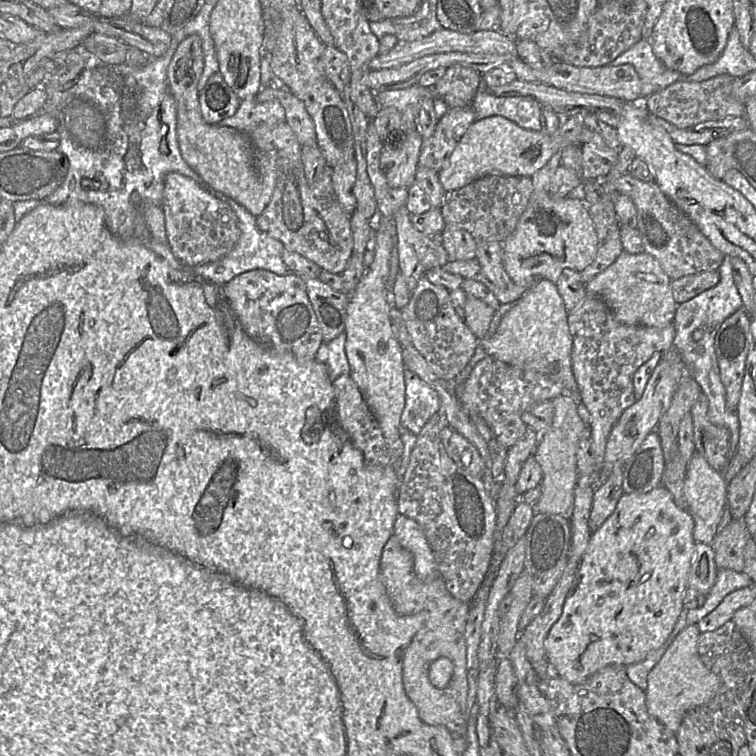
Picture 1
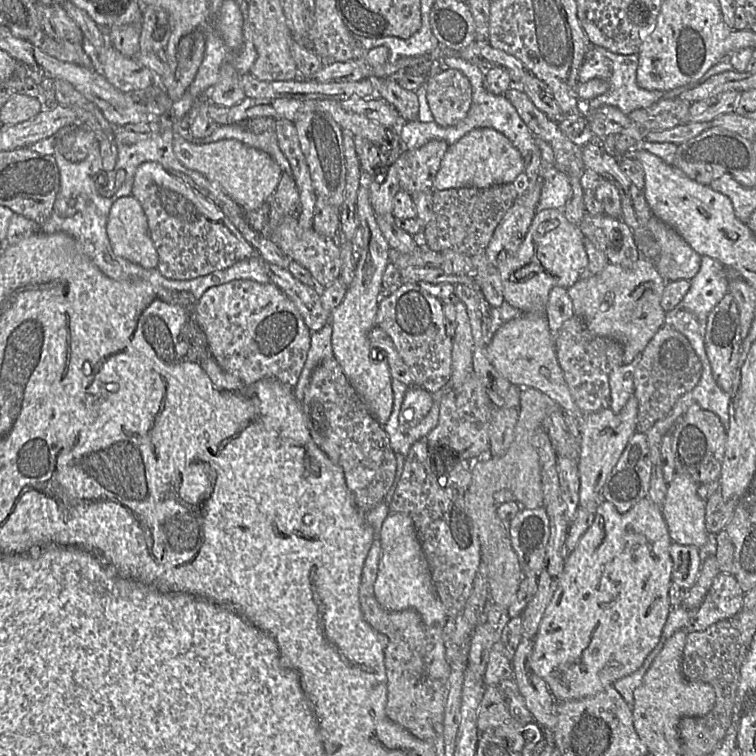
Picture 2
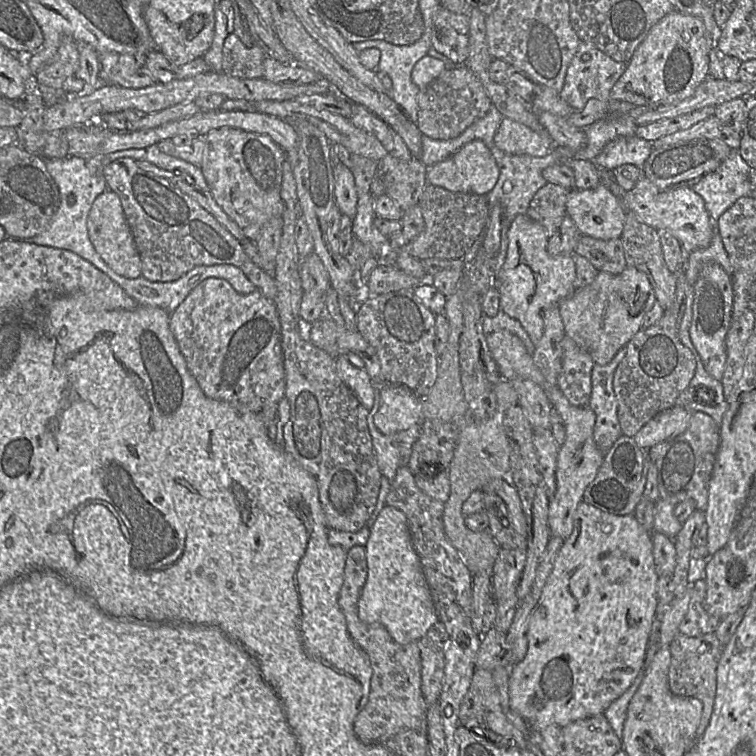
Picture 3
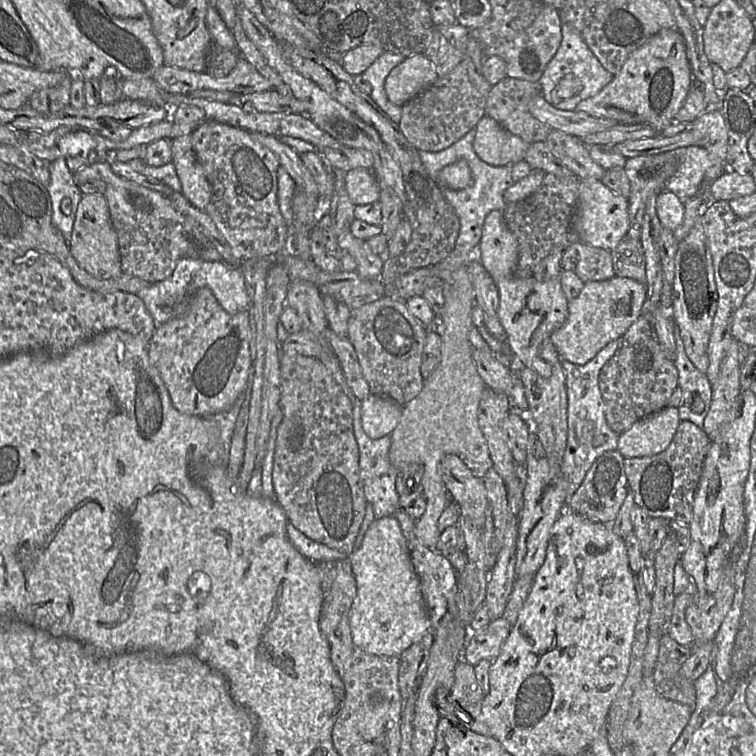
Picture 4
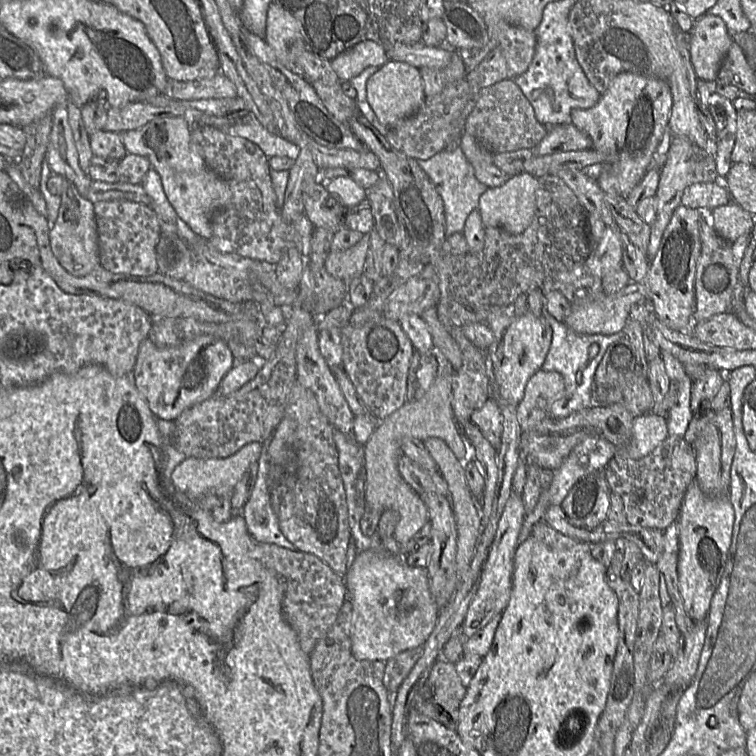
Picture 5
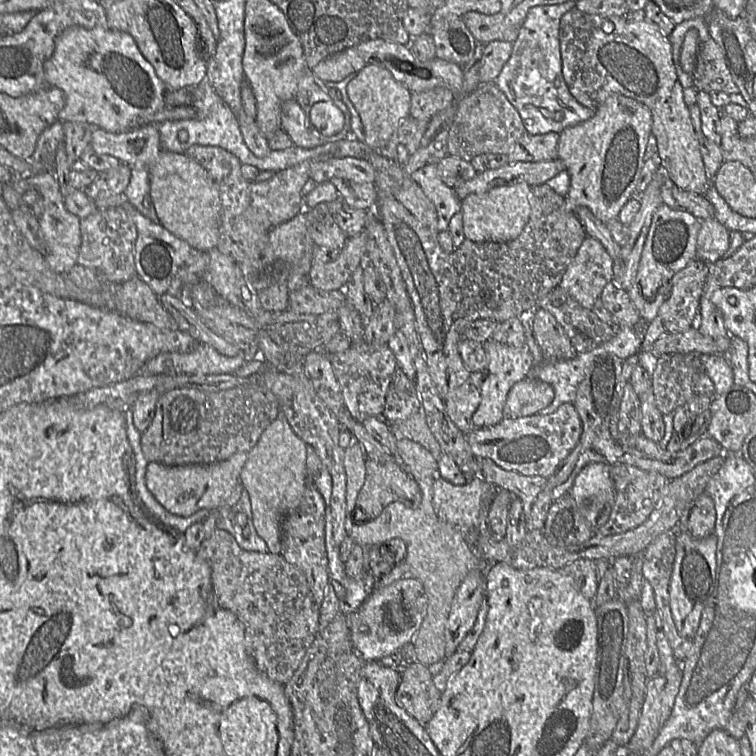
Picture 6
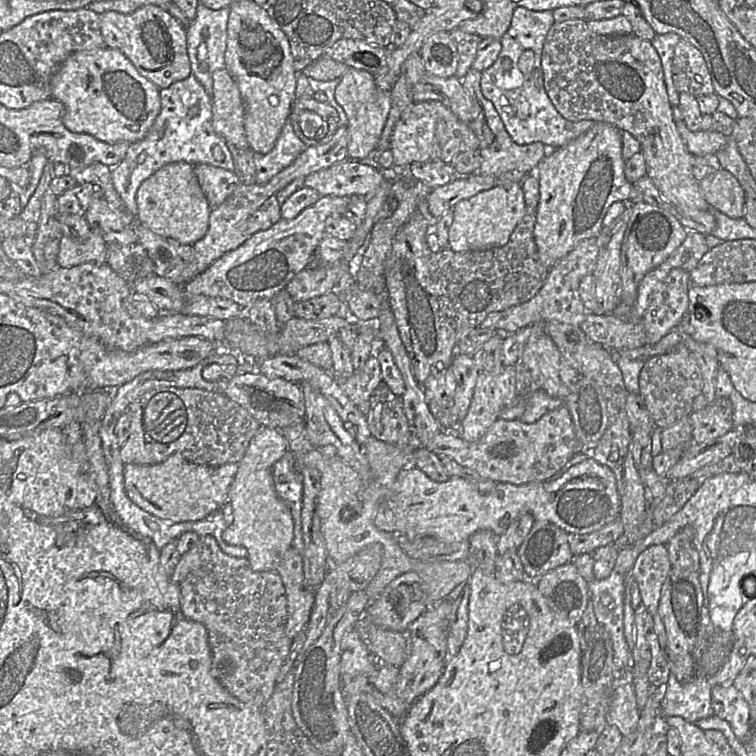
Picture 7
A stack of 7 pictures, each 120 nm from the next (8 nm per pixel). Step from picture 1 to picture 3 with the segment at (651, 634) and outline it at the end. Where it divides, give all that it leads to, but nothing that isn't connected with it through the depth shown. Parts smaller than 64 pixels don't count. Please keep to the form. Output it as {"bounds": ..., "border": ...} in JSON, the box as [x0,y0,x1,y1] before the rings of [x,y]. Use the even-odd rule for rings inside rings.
{"bounds":[510,502,659,733],"border":[[[583,502],[579,505],[572,532],[564,540],[564,544],[555,558],[553,569],[529,617],[527,654],[522,661],[510,667],[510,708],[528,723],[530,731],[540,733],[550,724],[563,728],[574,721],[604,713],[609,705],[629,688],[644,666],[647,643],[658,605],[658,579],[659,573],[653,557],[652,533],[637,521],[634,514],[615,515]]]}

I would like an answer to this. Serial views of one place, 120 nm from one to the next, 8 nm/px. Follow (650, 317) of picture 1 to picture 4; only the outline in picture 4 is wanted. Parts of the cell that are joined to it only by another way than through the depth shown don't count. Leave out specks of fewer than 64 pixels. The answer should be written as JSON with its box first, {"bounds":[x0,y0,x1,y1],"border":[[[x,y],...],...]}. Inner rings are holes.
{"bounds":[550,277,646,365],"border":[[[627,277],[587,282],[581,293],[569,302],[566,321],[550,339],[563,359],[584,365],[609,342],[622,338],[641,317],[646,296],[646,286]]]}

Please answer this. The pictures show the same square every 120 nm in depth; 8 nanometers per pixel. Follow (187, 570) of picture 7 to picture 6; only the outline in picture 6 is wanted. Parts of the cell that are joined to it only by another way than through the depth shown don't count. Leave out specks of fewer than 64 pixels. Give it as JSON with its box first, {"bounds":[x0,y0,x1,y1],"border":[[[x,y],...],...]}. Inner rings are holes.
{"bounds":[197,528,320,684],"border":[[[216,528],[200,544],[197,556],[211,567],[212,592],[215,604],[234,613],[245,627],[246,640],[257,668],[269,679],[286,684],[320,632],[320,607],[310,590],[305,573],[287,562],[280,554],[244,550],[226,530]]]}

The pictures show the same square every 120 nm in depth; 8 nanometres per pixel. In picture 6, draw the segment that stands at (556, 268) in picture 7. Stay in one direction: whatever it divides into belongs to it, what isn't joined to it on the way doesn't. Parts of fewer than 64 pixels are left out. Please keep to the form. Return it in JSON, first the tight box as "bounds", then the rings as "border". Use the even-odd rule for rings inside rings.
{"bounds":[558,237,614,308],"border":[[[586,237],[558,284],[584,308],[592,308],[604,288],[613,279],[614,259],[608,251],[607,255],[603,255],[602,246],[597,239]]]}

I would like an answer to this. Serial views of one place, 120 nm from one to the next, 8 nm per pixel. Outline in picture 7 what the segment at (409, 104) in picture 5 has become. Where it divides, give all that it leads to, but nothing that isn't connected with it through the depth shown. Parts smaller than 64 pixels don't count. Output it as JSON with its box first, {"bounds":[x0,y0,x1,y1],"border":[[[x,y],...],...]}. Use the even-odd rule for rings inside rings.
{"bounds":[334,68,391,160],"border":[[[349,68],[339,80],[334,98],[349,122],[347,158],[362,160],[373,154],[378,147],[391,108],[389,92],[379,89],[375,82],[375,76],[364,70]]]}

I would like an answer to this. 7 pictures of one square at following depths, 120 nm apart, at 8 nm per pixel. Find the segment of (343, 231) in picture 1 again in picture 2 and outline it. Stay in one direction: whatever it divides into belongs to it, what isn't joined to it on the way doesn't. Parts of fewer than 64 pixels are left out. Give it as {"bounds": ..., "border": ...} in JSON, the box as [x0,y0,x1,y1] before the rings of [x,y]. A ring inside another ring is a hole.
{"bounds":[260,174,342,285],"border":[[[282,174],[277,189],[269,199],[269,205],[266,228],[260,233],[279,246],[292,260],[308,269],[319,285],[330,285],[339,277],[342,269],[342,245],[312,228],[303,228],[299,225],[296,216],[299,194],[291,174]]]}

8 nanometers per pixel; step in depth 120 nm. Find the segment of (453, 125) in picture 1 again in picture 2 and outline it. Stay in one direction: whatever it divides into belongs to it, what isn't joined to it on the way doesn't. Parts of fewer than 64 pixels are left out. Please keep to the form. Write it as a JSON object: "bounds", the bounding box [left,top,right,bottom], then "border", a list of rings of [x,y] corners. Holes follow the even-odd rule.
{"bounds":[396,139,450,196],"border":[[[434,139],[417,149],[404,151],[396,160],[400,191],[405,191],[413,196],[416,192],[431,189],[441,161],[449,147],[450,144],[446,141]]]}

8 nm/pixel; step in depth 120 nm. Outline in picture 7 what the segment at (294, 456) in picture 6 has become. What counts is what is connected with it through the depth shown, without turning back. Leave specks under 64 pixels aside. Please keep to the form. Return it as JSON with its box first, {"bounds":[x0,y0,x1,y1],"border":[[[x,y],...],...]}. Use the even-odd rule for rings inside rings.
{"bounds":[222,428,294,572],"border":[[[263,428],[251,439],[229,489],[227,504],[232,508],[233,522],[224,531],[222,540],[230,545],[244,546],[255,572],[276,571],[294,538],[291,508],[278,494],[274,476],[276,464],[288,451],[288,441],[282,430]]]}

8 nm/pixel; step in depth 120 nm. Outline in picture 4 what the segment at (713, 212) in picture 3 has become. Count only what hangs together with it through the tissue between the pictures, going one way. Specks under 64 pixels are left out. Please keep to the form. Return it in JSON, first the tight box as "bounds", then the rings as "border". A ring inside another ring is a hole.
{"bounds":[664,146,710,200],"border":[[[700,146],[680,147],[675,152],[678,155],[678,165],[664,188],[684,200],[699,192],[710,167],[710,158],[708,150]]]}

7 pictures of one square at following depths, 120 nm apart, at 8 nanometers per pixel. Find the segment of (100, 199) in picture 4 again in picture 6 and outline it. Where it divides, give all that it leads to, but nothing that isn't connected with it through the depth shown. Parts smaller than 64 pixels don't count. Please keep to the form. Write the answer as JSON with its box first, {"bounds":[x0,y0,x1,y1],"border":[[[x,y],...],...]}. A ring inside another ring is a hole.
{"bounds":[10,171,81,274],"border":[[[48,171],[39,175],[26,175],[26,179],[14,181],[10,186],[17,193],[35,190],[38,192],[38,197],[43,200],[43,212],[38,218],[40,231],[46,245],[45,258],[49,267],[54,272],[65,274],[77,264],[81,246],[81,219],[66,209],[64,197],[56,178],[51,171]]]}

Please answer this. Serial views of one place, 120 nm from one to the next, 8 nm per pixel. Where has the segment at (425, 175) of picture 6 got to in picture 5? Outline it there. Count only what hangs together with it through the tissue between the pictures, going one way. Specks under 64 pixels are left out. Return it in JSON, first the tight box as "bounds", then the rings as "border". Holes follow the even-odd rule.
{"bounds":[417,145,489,241],"border":[[[460,145],[452,150],[443,150],[429,159],[417,161],[443,200],[447,241],[452,234],[462,233],[469,214],[477,210],[481,195],[489,187],[476,178],[473,165],[464,155]]]}

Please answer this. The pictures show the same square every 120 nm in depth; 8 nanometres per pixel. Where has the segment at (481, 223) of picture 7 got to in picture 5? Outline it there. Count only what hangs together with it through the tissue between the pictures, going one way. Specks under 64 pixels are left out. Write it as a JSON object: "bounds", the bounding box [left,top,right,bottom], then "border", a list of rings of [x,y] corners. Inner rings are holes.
{"bounds":[477,173,538,234],"border":[[[518,173],[503,185],[489,187],[480,197],[477,211],[486,228],[501,228],[511,234],[520,234],[530,225],[535,212],[538,178],[529,173]]]}

